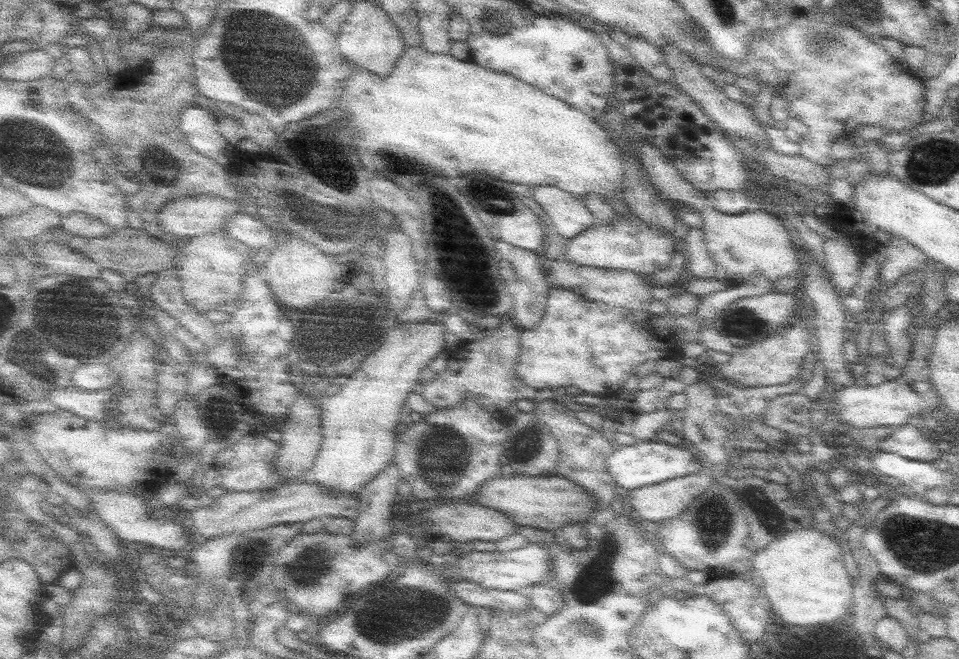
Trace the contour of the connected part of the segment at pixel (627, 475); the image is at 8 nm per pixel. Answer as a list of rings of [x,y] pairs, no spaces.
[[[638,442],[630,446],[616,448],[607,458],[607,465],[610,474],[618,485],[624,489],[633,491],[643,486],[655,485],[664,481],[680,478],[688,474],[698,474],[703,469],[703,461],[694,452],[670,446],[666,442]]]

